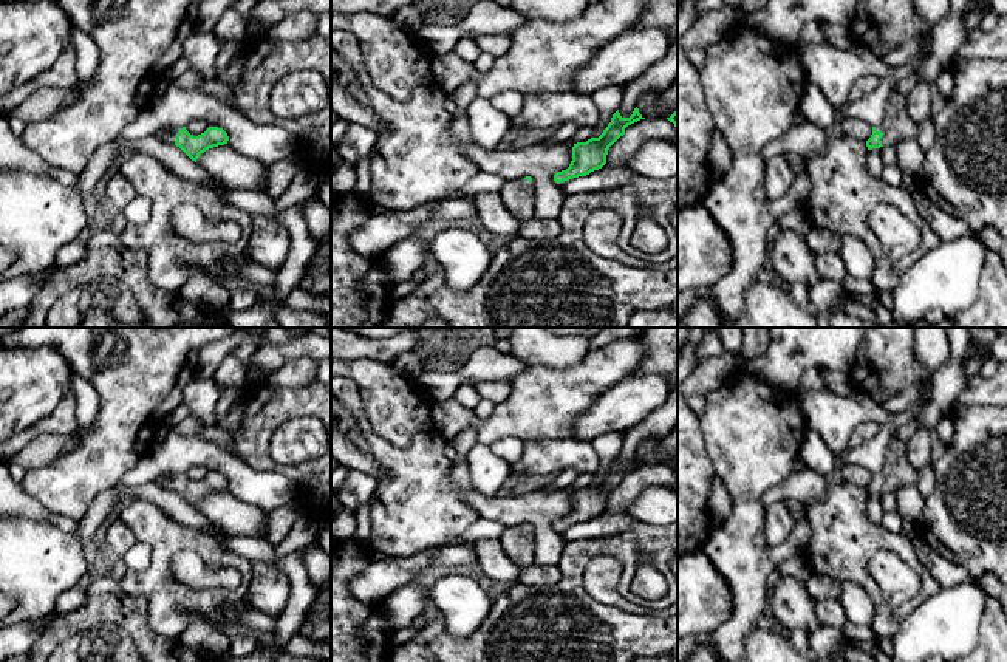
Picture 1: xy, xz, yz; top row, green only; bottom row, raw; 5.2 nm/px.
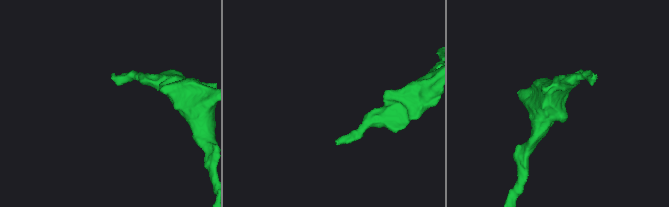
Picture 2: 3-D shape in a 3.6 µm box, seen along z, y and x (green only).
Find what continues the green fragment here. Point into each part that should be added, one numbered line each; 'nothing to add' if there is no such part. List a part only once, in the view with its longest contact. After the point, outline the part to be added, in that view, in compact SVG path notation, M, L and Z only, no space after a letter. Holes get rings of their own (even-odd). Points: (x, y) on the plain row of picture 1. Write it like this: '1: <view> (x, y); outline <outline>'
1: yz (896, 472); outline M893 438L888 444L885 464L877 478L882 478L882 492L894 492L902 486L916 486L917 470L906 459L906 442Z

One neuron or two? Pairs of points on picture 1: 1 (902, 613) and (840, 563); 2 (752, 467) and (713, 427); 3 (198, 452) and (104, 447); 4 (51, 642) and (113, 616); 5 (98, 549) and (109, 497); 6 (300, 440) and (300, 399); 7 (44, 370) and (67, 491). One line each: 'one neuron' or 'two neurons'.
1: one neuron
2: one neuron
3: two neurons
4: one neuron
5: two neurons
6: two neurons
7: two neurons

